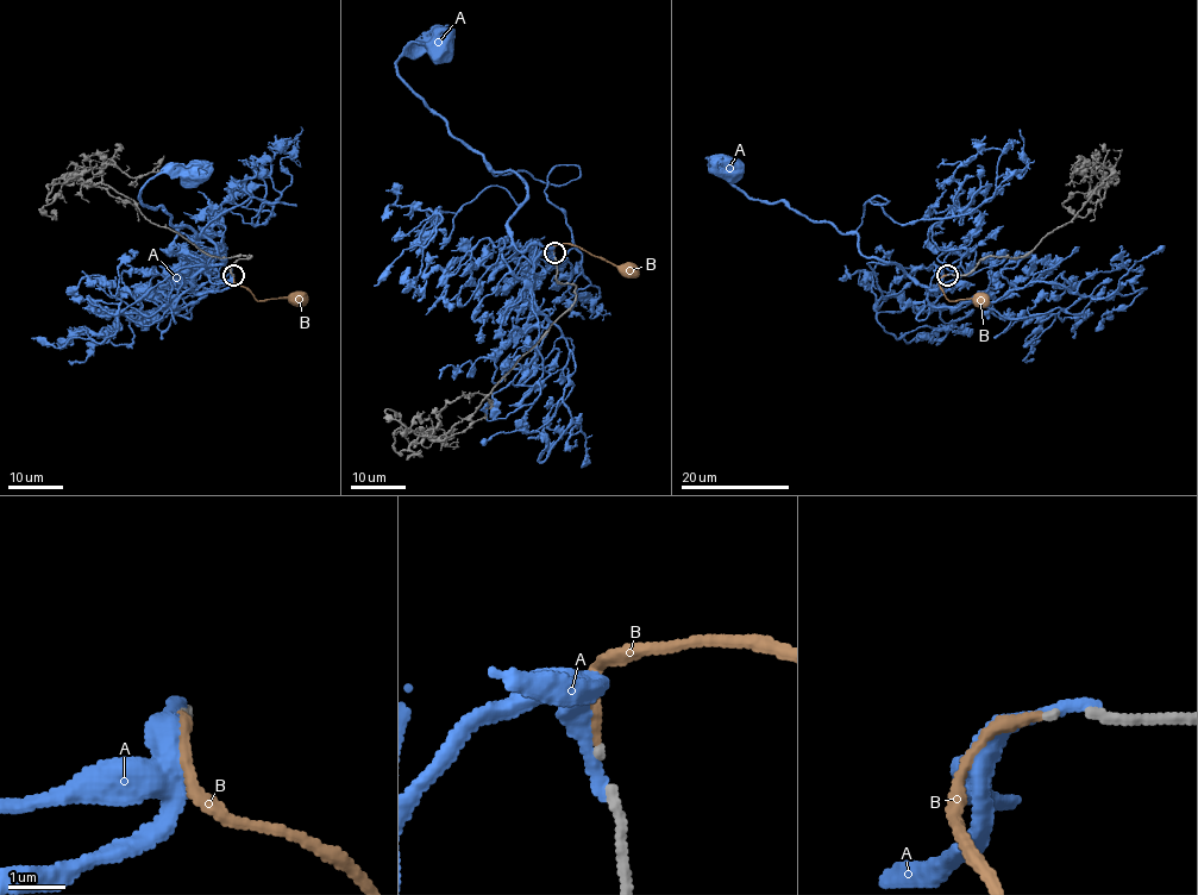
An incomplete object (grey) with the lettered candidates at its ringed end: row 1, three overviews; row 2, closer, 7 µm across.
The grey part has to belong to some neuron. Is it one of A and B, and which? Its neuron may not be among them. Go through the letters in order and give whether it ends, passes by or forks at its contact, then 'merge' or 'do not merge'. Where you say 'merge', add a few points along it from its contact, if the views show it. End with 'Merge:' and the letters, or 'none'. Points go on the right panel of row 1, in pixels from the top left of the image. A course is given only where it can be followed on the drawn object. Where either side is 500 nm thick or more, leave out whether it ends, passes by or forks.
A: it ends; do not merge
B: it ends; merge; course (947, 275), (939, 285), (948, 300), (982, 300)
Merge: B

